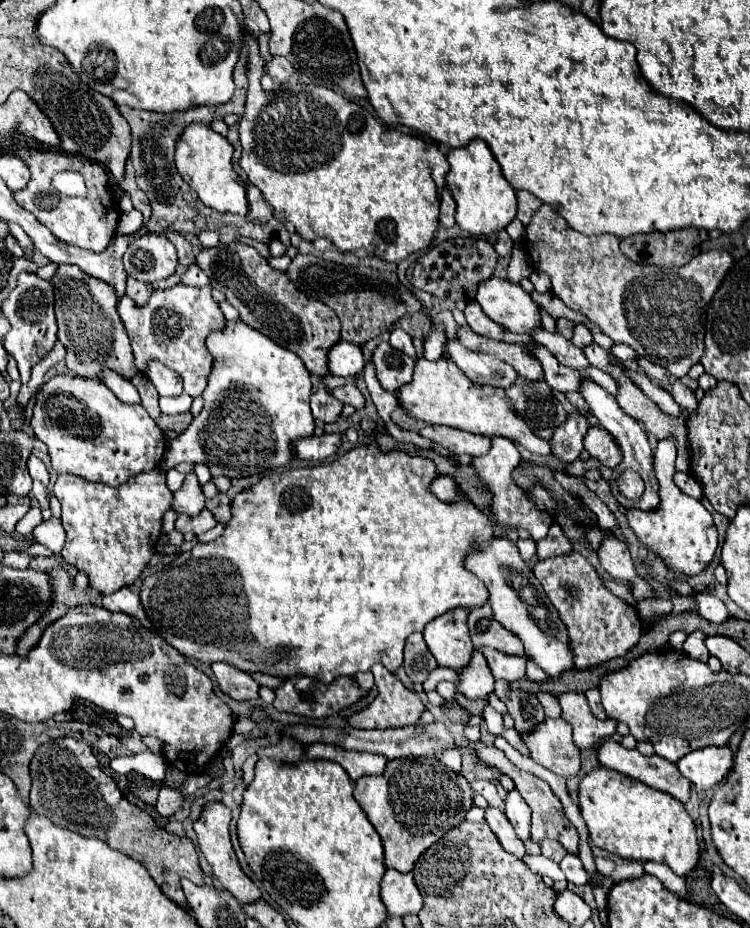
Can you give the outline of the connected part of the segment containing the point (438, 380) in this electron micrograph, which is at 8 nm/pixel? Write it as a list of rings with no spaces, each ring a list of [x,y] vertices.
[[[443,355],[439,361],[429,361],[425,357],[417,359],[413,381],[403,385],[399,389],[399,403],[407,409],[407,413],[415,419],[421,419],[425,423],[435,425],[449,425],[457,427],[469,433],[487,435],[487,437],[507,437],[515,443],[521,443],[525,449],[529,449],[535,455],[553,455],[549,441],[539,439],[529,425],[511,409],[509,399],[505,399],[501,387],[491,385],[477,385]]]

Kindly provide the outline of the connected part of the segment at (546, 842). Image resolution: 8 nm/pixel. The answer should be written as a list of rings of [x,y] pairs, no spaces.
[[[543,839],[541,843],[541,853],[547,857],[547,859],[551,859],[551,861],[555,861],[555,863],[559,863],[563,857],[565,857],[565,847],[559,843],[559,841],[551,841],[551,839]]]

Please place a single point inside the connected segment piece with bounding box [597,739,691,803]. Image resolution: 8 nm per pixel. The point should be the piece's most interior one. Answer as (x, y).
(655, 771)

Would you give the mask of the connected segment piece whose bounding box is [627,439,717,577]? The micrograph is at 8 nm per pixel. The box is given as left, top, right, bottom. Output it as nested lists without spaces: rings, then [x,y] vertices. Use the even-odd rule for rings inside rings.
[[[661,439],[655,451],[653,471],[659,483],[659,507],[655,511],[639,511],[639,507],[631,507],[627,511],[629,527],[633,529],[639,543],[651,549],[655,555],[661,557],[665,567],[673,575],[699,575],[713,559],[717,551],[717,529],[713,525],[711,513],[703,507],[699,499],[693,499],[679,491],[673,483],[675,473],[675,441]]]

